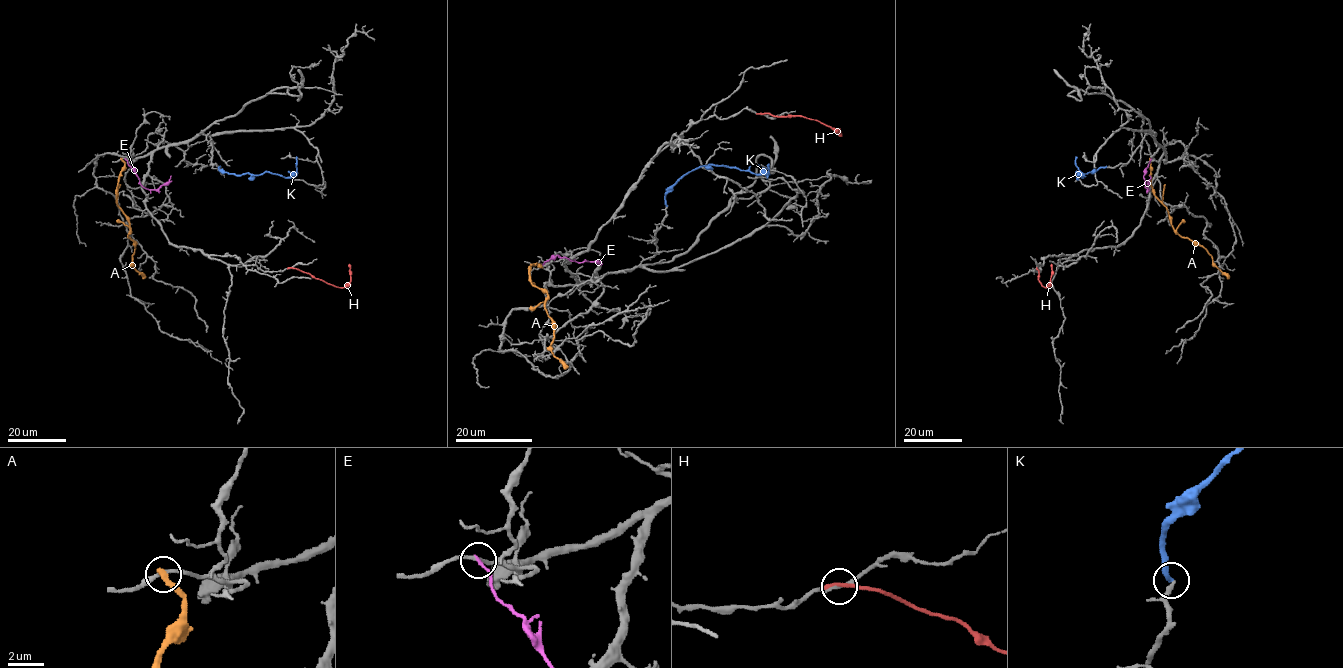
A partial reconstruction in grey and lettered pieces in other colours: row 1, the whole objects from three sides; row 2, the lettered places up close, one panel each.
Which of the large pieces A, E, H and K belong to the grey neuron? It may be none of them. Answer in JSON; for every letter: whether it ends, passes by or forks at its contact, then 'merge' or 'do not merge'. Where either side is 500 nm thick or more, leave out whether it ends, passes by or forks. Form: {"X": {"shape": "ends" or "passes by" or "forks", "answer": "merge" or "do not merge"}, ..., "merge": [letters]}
{"A": {"shape": "ends", "answer": "do not merge"}, "E": {"shape": "ends", "answer": "do not merge"}, "H": {"shape": "ends", "answer": "do not merge"}, "K": {"shape": "ends", "answer": "do not merge"}, "merge": []}

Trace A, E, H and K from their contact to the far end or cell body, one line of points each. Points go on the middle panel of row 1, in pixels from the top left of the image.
A: (536, 263), (540, 264), (530, 267), (529, 281), (547, 294), (544, 307), (554, 337), (550, 351), (565, 368)
E: (542, 265), (556, 256), (602, 263)
H: (759, 113), (803, 116), (840, 131), (837, 132)
K: (667, 205), (667, 192), (679, 179), (701, 166), (728, 166), (754, 174), (765, 174), (768, 166)

